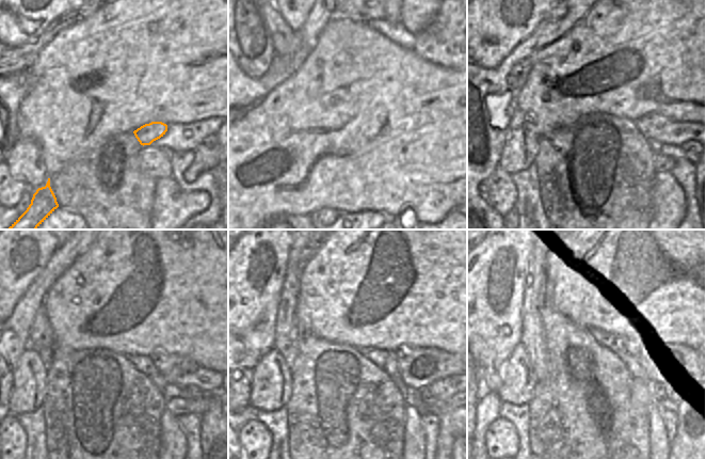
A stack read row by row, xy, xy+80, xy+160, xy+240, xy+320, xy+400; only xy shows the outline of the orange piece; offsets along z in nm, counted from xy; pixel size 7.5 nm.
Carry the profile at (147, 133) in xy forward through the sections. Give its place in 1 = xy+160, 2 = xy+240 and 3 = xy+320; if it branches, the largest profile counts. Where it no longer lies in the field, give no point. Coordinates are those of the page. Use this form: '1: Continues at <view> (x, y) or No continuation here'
1: Continues at xy+160 (641, 126)
2: Continues at xy+240 (171, 366)
3: Continues at xy+320 (419, 367)

